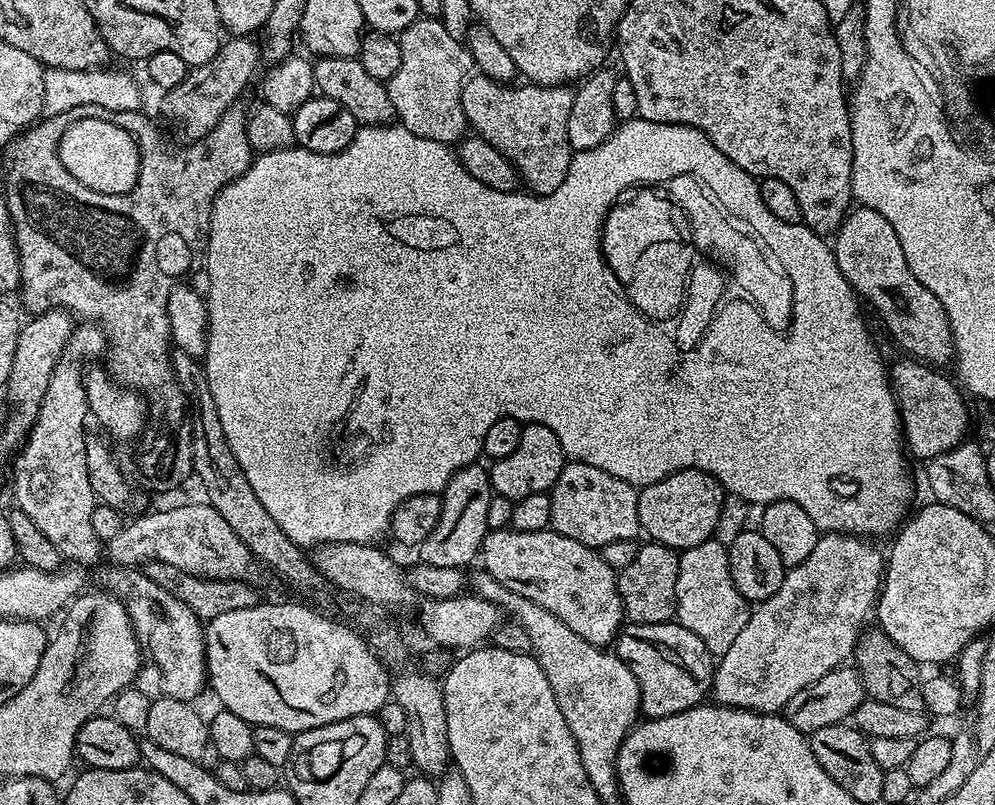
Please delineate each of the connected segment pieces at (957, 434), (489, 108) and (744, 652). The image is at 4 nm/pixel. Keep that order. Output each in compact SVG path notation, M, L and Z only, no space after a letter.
M915 358L903 359L893 368L891 365L890 383L896 406L900 409L900 422L906 437L907 451L911 455L913 452L921 462L927 462L936 455L958 447L969 435L968 408L964 405L965 393L940 373L943 371Z
M472 74L464 81L462 110L471 131L504 153L519 172L529 193L549 196L566 182L574 155L568 137L572 94L573 89L563 84L503 84L488 76Z
M829 532L819 537L817 545L814 546L814 550L811 551L810 556L804 562L800 565L789 567L785 571L784 581L780 589L769 600L761 600L755 605L754 611L748 617L746 626L742 626L738 638L734 638L730 650L726 650L726 654L719 657L712 677L711 695L714 697L715 703L724 704L728 708L748 708L752 712L779 713L787 706L794 694L810 688L824 675L830 674L831 671L843 665L855 653L856 642L860 639L862 629L865 627L865 625L863 626L864 619L870 616L874 605L877 603L882 587L882 577L886 571L885 553L883 551L880 553L872 544L875 543L859 536L850 536L847 532Z

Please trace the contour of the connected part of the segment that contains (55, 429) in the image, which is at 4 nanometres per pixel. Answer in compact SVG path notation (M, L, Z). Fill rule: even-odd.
M68 340L64 352L54 366L53 376L46 388L36 421L24 440L22 447L15 453L16 469L12 472L12 492L16 495L15 507L28 515L43 534L57 547L65 561L76 566L92 564L102 556L102 542L96 536L92 515L98 497L90 486L90 474L86 470L86 442L84 419L90 416L88 406L89 389L84 380L84 359L88 356L88 344L84 340Z

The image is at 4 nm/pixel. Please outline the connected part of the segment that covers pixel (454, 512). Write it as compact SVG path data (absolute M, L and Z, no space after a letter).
M468 464L448 480L440 496L438 526L430 530L426 542L418 545L419 563L464 570L475 556L477 559L481 555L484 537L490 531L486 522L486 510L490 510L490 498L494 495L489 469L483 468L482 464Z

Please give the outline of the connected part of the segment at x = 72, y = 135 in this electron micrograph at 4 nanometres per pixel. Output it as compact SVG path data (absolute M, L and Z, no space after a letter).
M104 120L74 121L57 141L57 156L72 176L99 193L128 193L139 180L138 146L133 135L123 125Z

